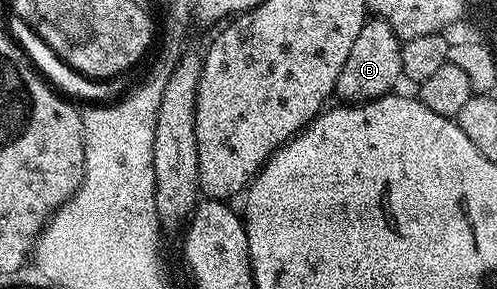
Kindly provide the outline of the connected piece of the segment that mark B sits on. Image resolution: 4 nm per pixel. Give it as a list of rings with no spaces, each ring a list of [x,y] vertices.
[[[375,16],[369,17],[362,32],[358,32],[358,40],[354,40],[354,48],[350,48],[350,56],[346,56],[346,64],[342,64],[335,97],[348,104],[359,104],[393,93],[397,89],[396,81],[402,78],[401,45],[401,38],[396,35],[394,28],[390,28],[390,24]]]

